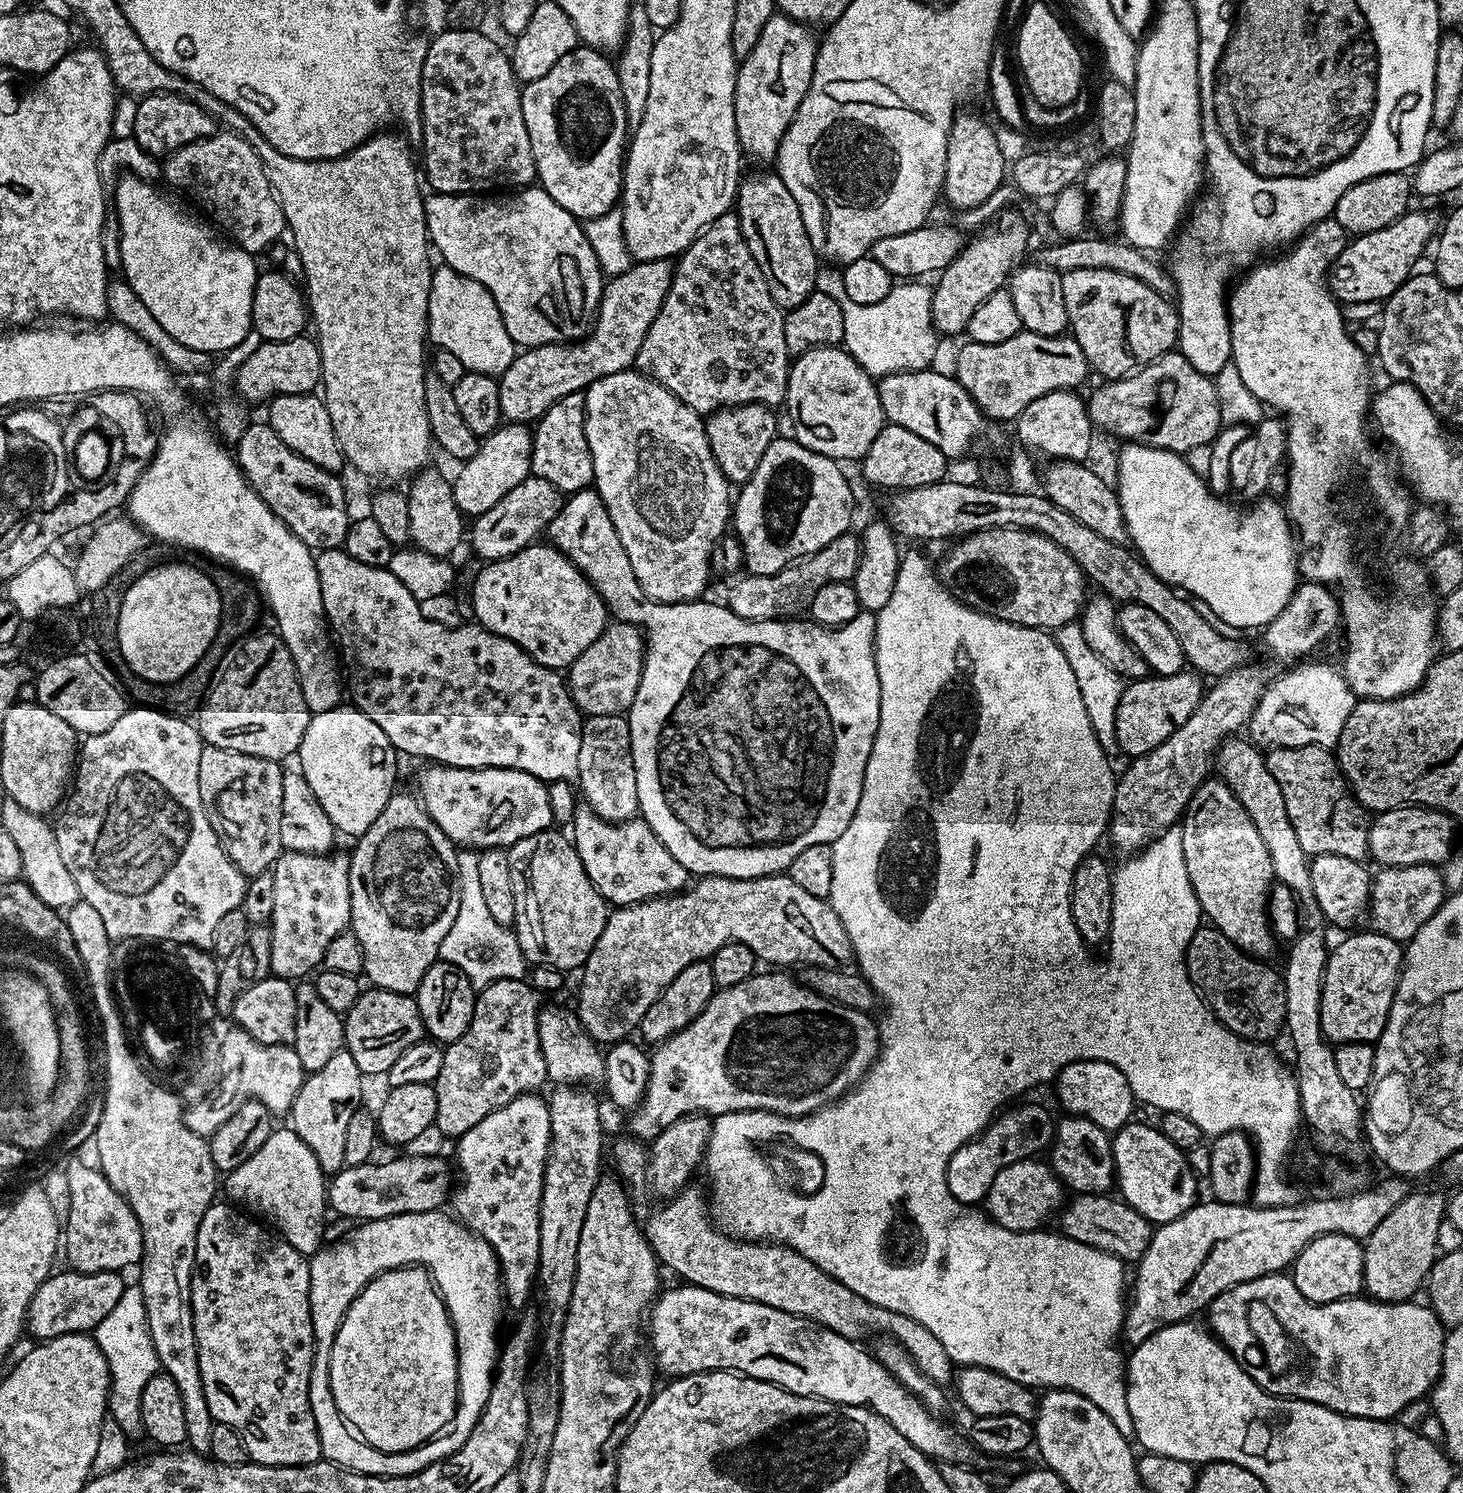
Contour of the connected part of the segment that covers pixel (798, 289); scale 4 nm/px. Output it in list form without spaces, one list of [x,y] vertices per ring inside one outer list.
[[[775,171],[745,175],[736,194],[734,212],[740,218],[742,236],[761,267],[770,295],[777,306],[787,310],[806,302],[806,298],[818,288],[818,257],[810,246],[810,238],[802,222],[802,210],[798,210],[794,194],[786,190],[786,182],[782,182]]]

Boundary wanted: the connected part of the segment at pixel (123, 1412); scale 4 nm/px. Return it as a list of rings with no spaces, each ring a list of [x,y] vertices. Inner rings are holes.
[[[138,1286],[125,1287],[122,1298],[118,1298],[118,1306],[98,1322],[94,1329],[94,1339],[102,1354],[106,1354],[106,1362],[110,1370],[110,1386],[108,1387],[108,1415],[118,1422],[118,1426],[128,1438],[144,1436],[144,1423],[142,1422],[142,1390],[150,1378],[154,1378],[161,1371],[158,1354],[154,1354],[154,1342],[150,1342],[150,1330],[146,1326],[146,1306],[142,1302],[142,1290]]]

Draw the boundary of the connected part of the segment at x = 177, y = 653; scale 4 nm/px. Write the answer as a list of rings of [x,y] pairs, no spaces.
[[[160,564],[142,573],[125,590],[124,601],[119,601],[118,607],[120,617],[116,623],[116,643],[120,645],[122,658],[134,675],[155,684],[169,684],[190,671],[212,644],[220,625],[220,595],[211,575],[188,564]]]

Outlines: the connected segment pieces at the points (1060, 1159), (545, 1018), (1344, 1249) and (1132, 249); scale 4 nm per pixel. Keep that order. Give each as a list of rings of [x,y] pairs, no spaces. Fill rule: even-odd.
[[[1065,1115],[1065,1120],[1055,1125],[1055,1136],[1050,1145],[1050,1163],[1053,1172],[1065,1189],[1073,1193],[1109,1191],[1114,1184],[1116,1167],[1112,1161],[1112,1142],[1109,1133],[1085,1117]]]
[[[560,1004],[541,1007],[538,1014],[538,1042],[542,1046],[542,1058],[548,1067],[548,1080],[553,1085],[592,1086],[604,1079],[604,1052],[601,1045],[592,1040],[577,1013]]]
[[[1322,1234],[1314,1238],[1298,1254],[1298,1258],[1292,1263],[1290,1275],[1294,1286],[1298,1286],[1298,1294],[1315,1304],[1326,1302],[1338,1302],[1345,1300],[1348,1296],[1361,1295],[1364,1287],[1364,1244],[1354,1237],[1347,1237],[1346,1234]]]
[[[1081,234],[1071,238],[1061,239],[1061,244],[1052,244],[1049,248],[1041,250],[1034,256],[1035,263],[1044,268],[1052,268],[1058,273],[1070,270],[1118,270],[1118,274],[1130,274],[1130,278],[1138,278],[1138,282],[1146,282],[1150,290],[1158,294],[1171,297],[1176,291],[1176,283],[1172,281],[1171,271],[1164,268],[1155,260],[1155,255],[1149,254],[1145,249],[1125,242],[1123,239],[1107,240],[1104,236],[1088,236]]]

